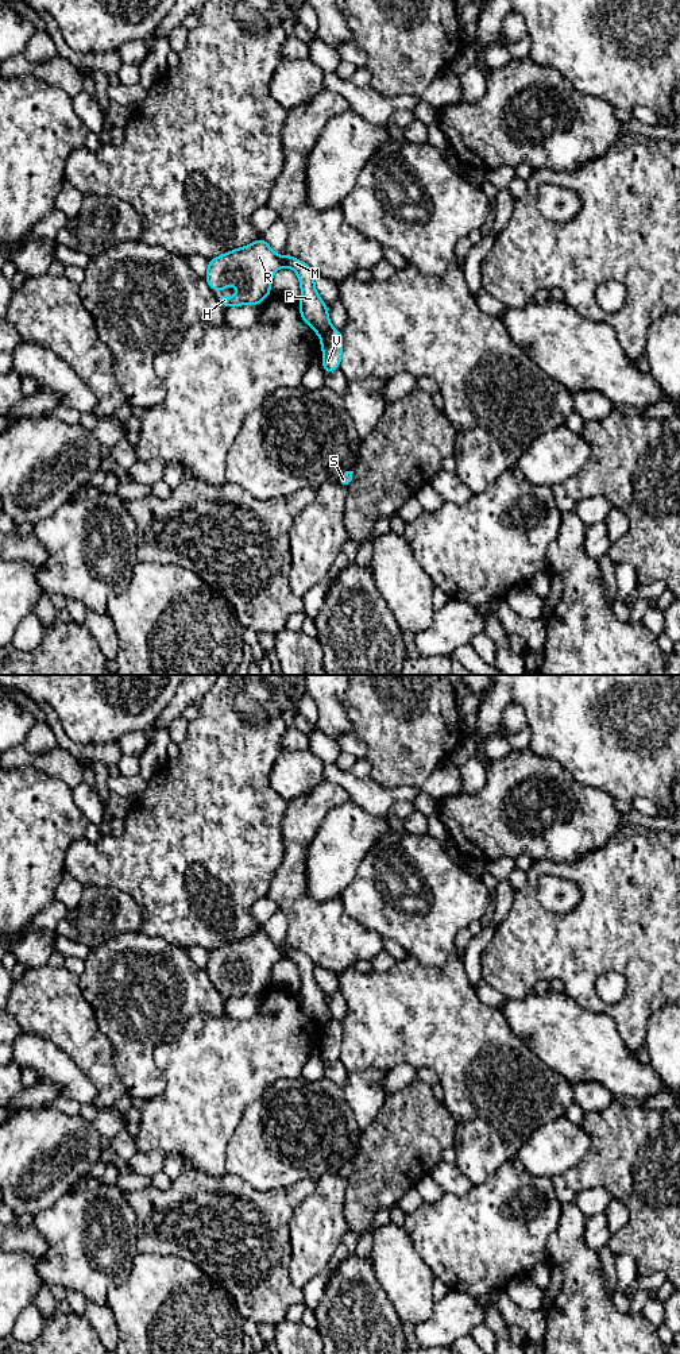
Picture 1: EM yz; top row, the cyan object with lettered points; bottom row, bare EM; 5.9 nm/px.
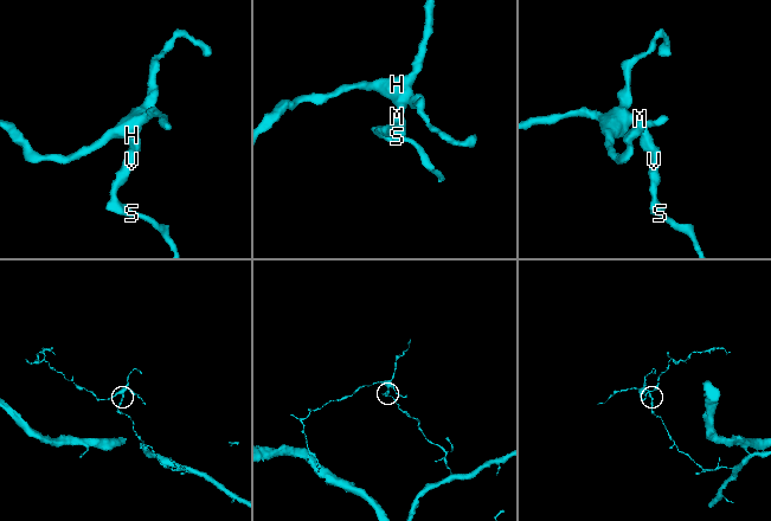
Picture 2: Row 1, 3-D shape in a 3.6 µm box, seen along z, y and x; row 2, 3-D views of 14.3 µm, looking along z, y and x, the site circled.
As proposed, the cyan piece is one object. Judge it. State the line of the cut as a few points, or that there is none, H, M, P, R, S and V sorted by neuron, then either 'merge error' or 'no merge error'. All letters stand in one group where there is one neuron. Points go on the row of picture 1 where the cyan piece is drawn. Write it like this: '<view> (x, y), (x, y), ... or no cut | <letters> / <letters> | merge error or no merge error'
yz (332, 328), (321, 338) | H M P R / S V | merge error

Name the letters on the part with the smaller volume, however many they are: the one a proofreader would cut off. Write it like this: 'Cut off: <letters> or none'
Cut off: H, M, P, R

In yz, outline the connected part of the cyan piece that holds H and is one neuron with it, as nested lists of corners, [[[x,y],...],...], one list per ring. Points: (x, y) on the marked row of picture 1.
[[[263,238],[210,259],[205,278],[212,290],[236,283],[235,297],[219,298],[225,306],[259,305],[271,293],[271,278],[282,266],[293,269],[300,278],[302,320],[320,337],[328,335],[332,324],[328,306],[314,288],[314,273],[305,262],[274,252]]]

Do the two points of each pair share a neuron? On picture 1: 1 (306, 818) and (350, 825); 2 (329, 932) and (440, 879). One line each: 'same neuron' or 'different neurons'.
1: different neurons
2: different neurons

